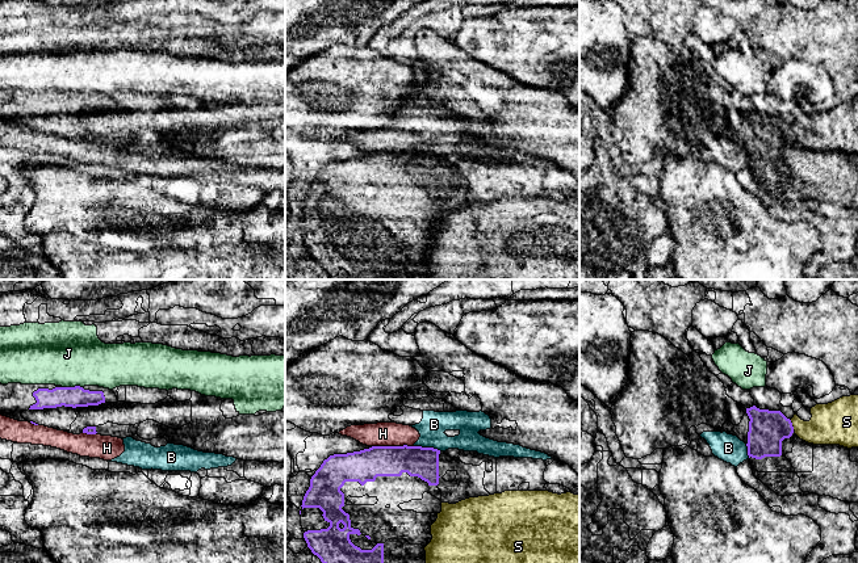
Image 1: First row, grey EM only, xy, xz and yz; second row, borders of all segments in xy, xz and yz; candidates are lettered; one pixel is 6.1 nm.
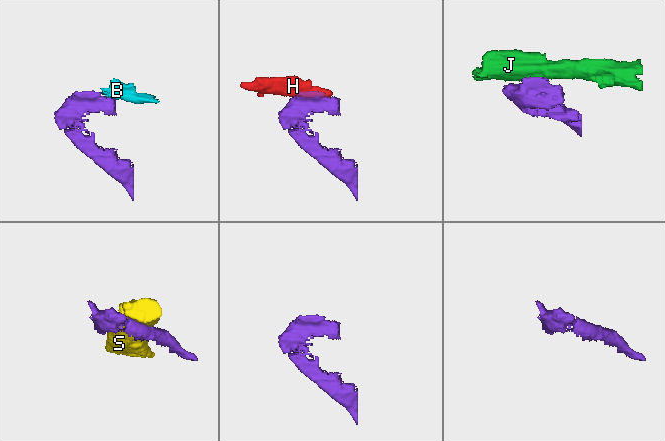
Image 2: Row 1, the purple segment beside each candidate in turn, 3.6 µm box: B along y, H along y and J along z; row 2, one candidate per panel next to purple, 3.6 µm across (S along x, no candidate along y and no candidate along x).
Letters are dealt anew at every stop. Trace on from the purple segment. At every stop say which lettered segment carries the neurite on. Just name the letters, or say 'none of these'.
none of these

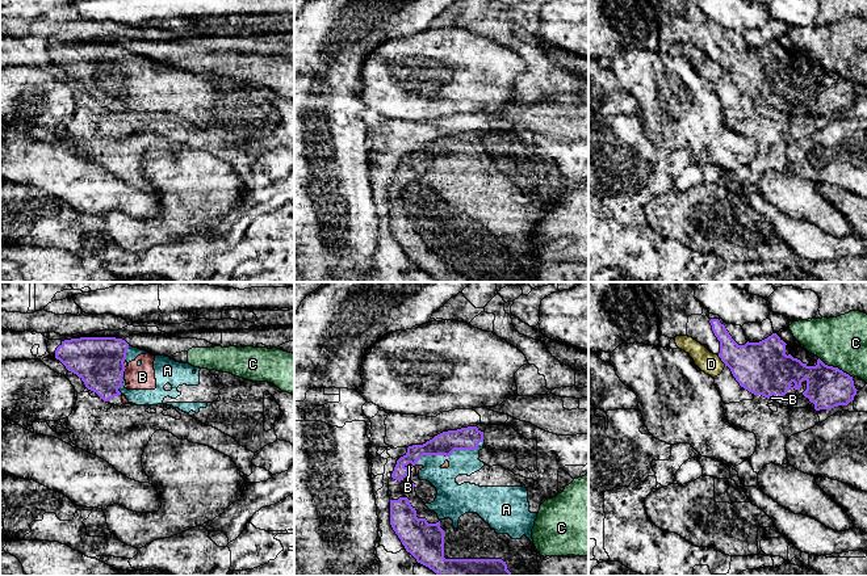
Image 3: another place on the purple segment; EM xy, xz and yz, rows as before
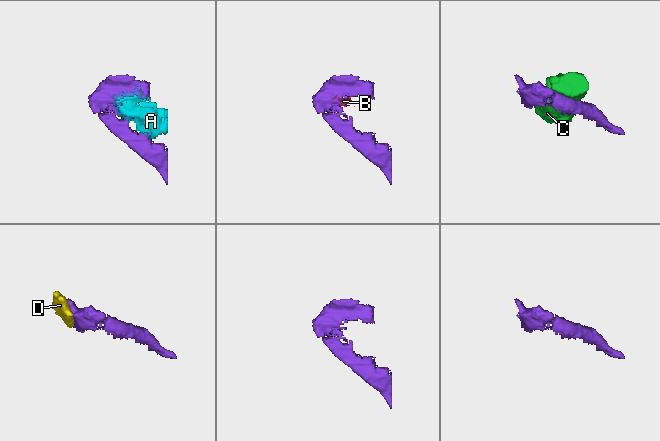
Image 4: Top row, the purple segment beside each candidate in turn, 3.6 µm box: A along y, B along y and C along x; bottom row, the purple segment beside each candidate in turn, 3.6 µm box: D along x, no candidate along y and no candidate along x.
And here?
A, B

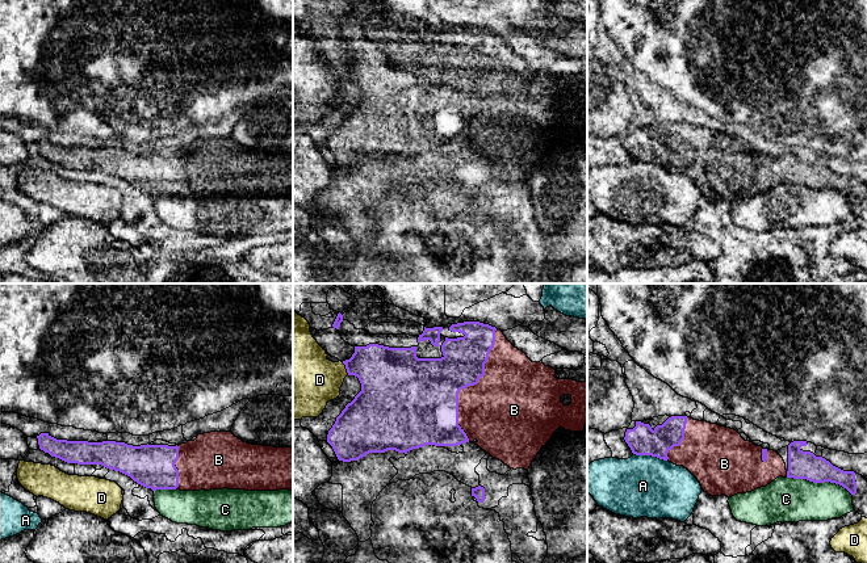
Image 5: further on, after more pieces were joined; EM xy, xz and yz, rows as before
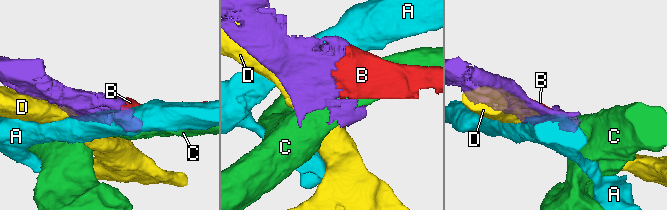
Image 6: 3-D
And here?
B

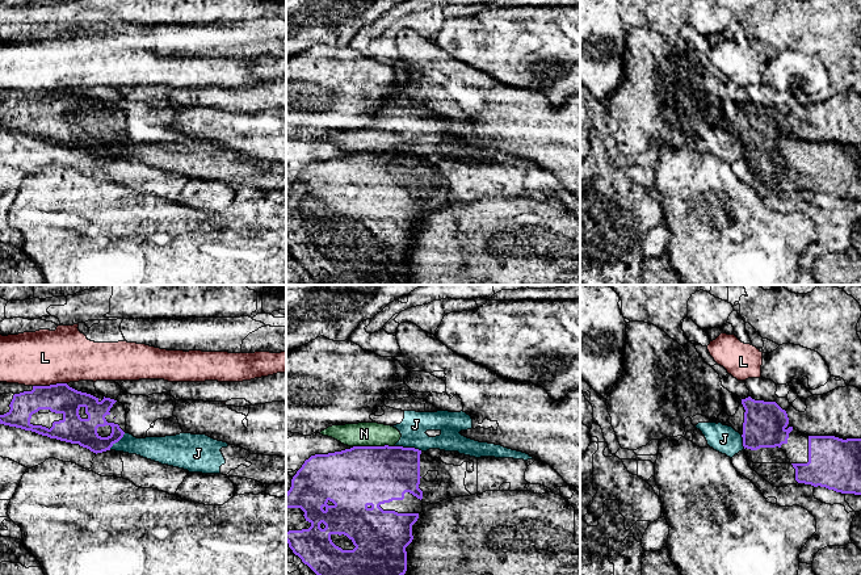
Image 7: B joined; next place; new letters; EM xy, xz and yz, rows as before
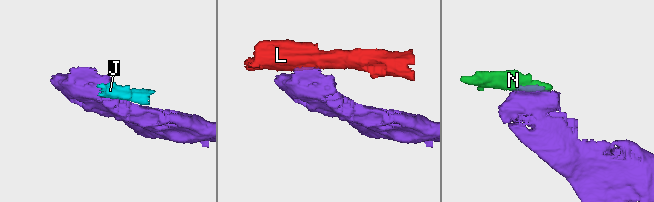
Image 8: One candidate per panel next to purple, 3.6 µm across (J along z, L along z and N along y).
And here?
none of these

